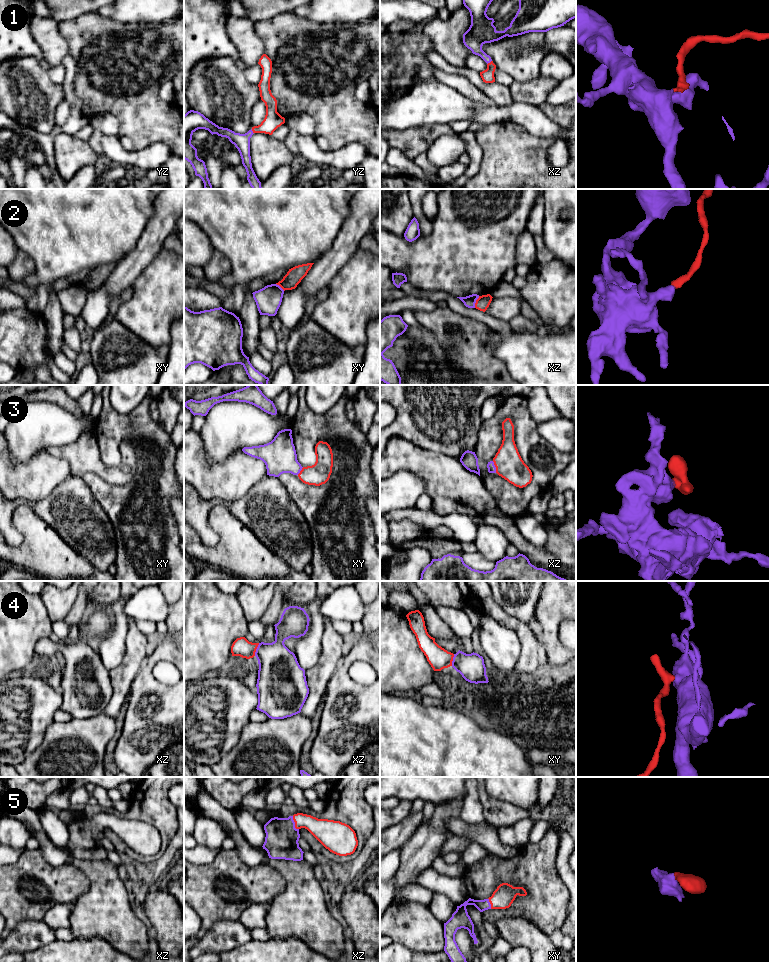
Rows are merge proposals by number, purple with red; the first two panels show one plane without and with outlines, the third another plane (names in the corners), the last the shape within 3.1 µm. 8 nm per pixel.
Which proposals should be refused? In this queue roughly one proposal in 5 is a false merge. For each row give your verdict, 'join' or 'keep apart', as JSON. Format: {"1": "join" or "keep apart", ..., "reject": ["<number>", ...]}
{"1": "join", "2": "keep apart", "3": "join", "4": "join", "5": "join", "reject": ["2"]}

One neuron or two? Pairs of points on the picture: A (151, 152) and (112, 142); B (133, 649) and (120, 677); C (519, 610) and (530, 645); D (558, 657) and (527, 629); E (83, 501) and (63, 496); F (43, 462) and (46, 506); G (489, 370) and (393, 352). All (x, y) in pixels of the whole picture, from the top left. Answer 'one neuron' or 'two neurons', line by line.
A: one neuron
B: one neuron
C: two neurons
D: two neurons
E: one neuron
F: two neurons
G: two neurons

